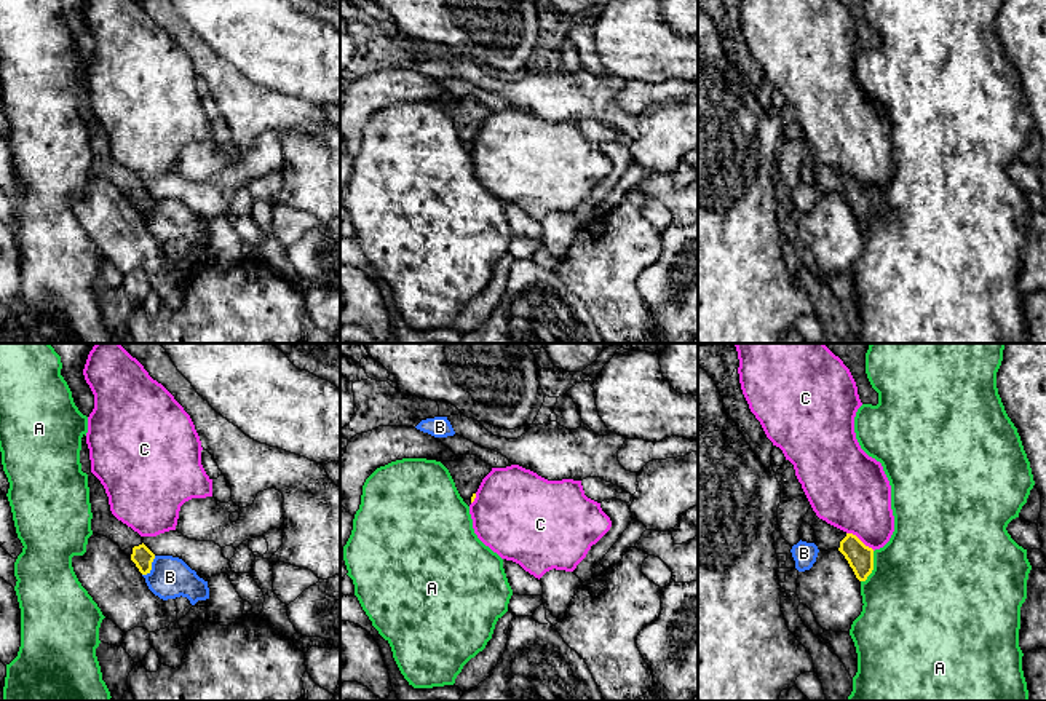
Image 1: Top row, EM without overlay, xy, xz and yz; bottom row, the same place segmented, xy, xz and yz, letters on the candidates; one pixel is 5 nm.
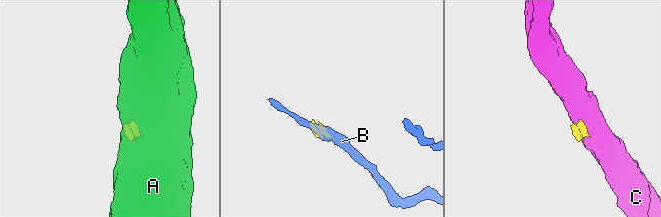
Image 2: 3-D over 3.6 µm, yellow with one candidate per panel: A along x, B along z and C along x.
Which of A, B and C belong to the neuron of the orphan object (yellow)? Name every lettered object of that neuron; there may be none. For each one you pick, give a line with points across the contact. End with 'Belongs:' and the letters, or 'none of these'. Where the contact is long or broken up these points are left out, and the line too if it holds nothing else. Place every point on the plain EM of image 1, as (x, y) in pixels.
Belongs: none of these

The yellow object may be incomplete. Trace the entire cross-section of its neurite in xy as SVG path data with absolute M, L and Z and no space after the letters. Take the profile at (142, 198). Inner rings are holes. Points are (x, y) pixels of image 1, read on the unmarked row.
M93 115L88 117L88 129L93 176L110 180L131 200L142 217L150 216L155 196L142 185L142 179L137 174L112 156L105 131Z

